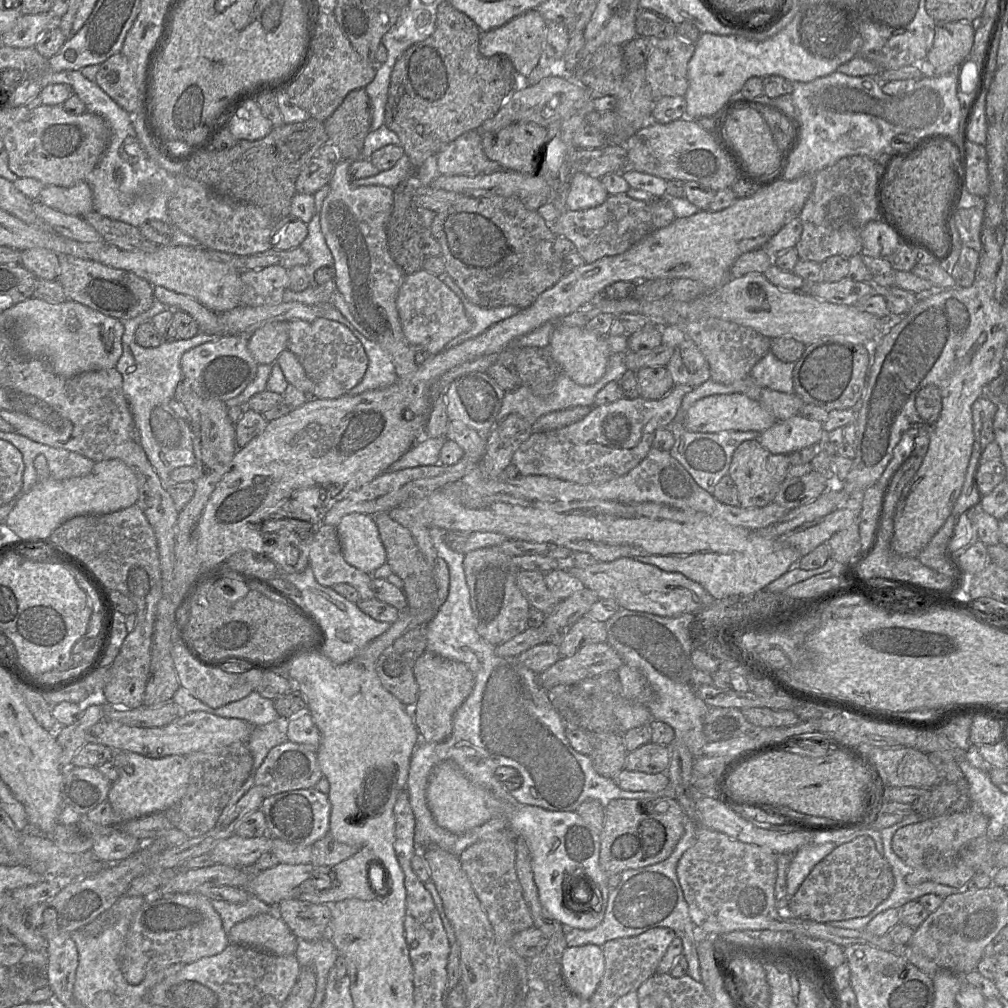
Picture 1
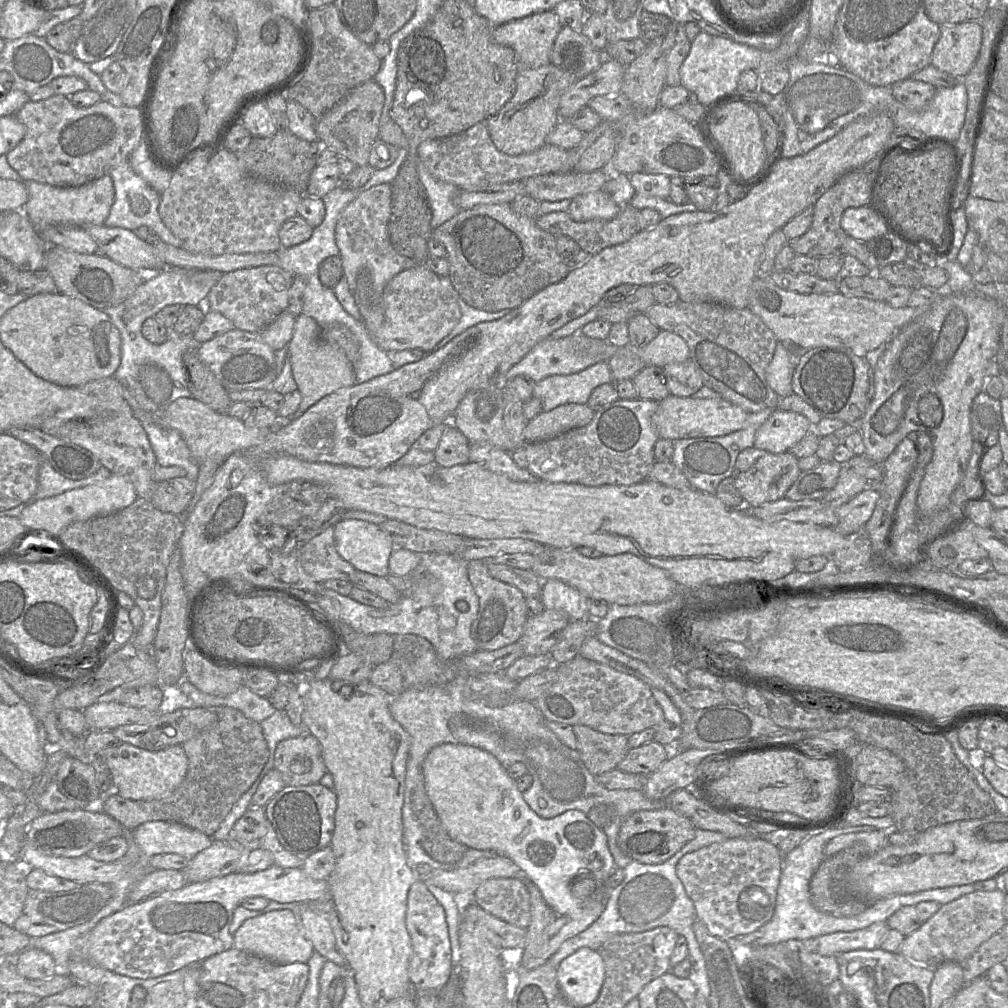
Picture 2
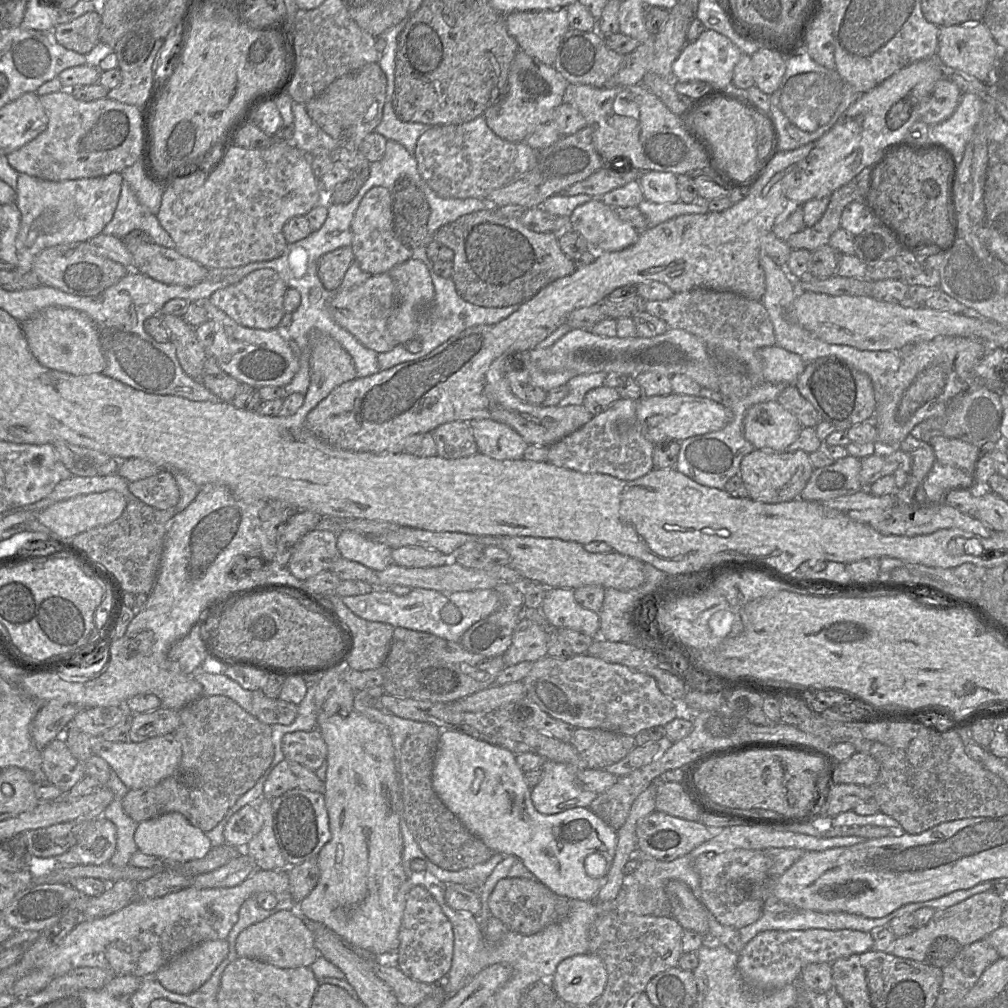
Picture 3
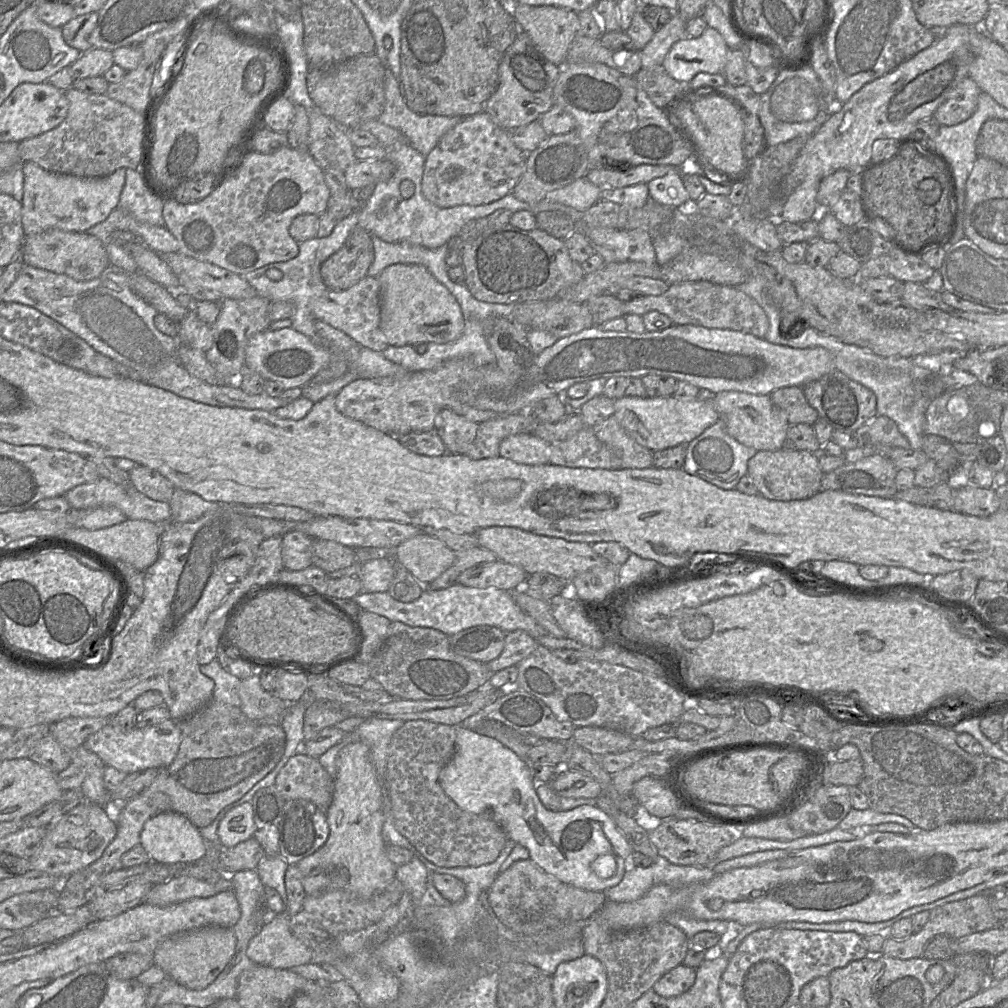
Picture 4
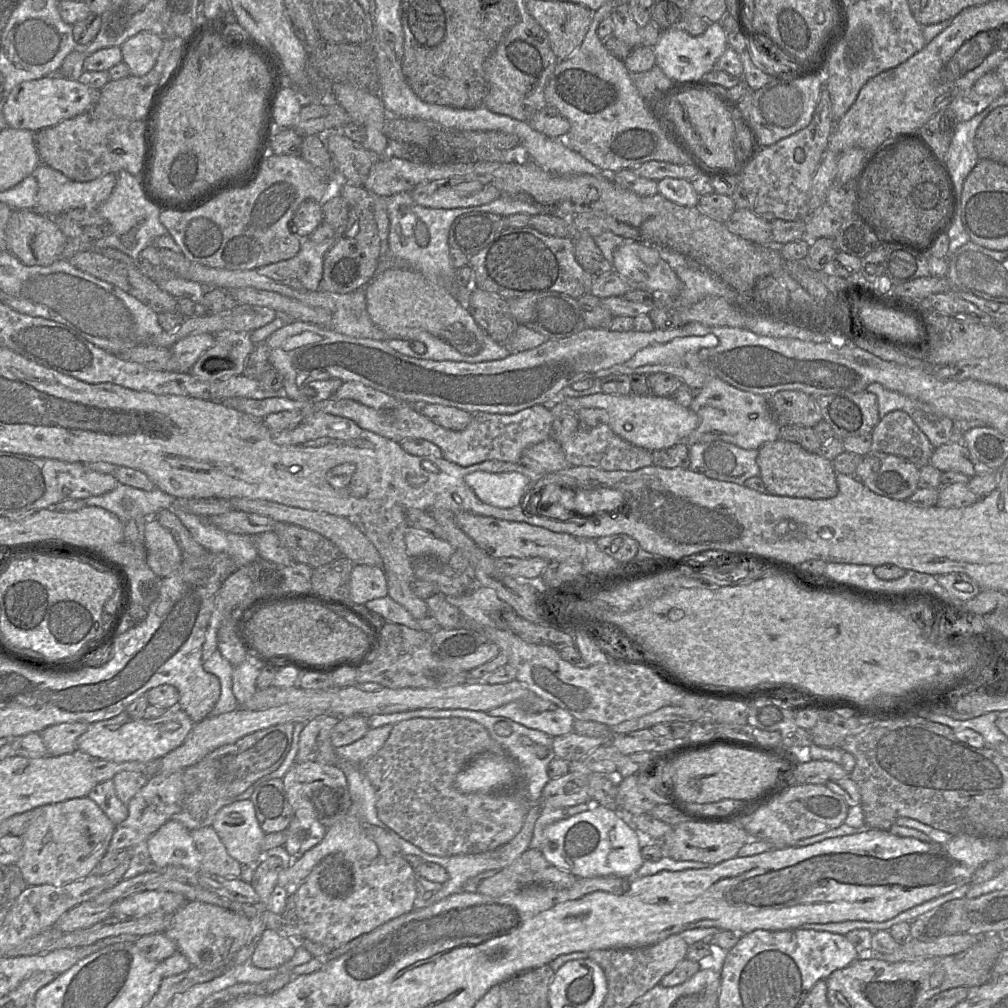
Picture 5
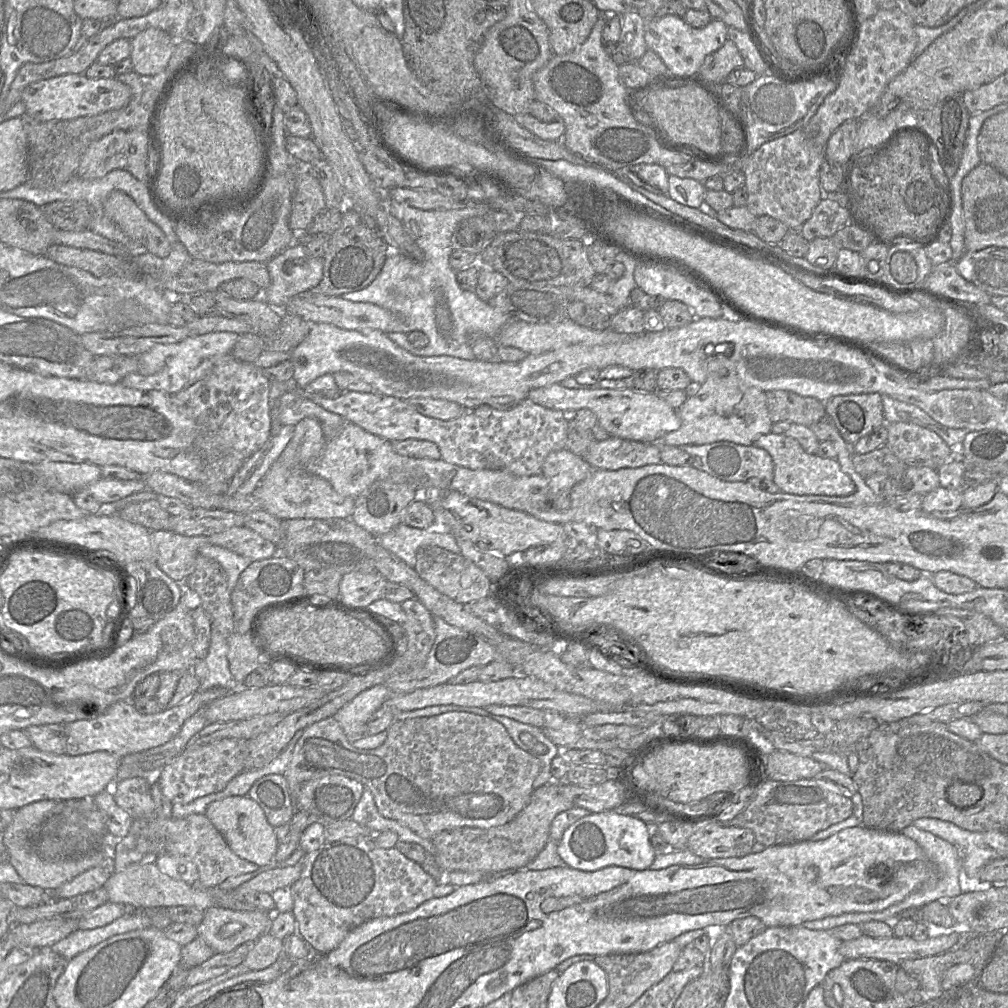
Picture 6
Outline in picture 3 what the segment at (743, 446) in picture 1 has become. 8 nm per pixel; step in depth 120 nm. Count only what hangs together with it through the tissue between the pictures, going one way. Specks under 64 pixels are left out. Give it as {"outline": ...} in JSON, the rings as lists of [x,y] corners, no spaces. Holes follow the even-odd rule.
{"outline":[[[755,448],[742,458],[739,475],[750,499],[767,504],[776,504],[798,498],[813,470],[814,467],[810,462],[809,454],[802,450],[776,452]]]}

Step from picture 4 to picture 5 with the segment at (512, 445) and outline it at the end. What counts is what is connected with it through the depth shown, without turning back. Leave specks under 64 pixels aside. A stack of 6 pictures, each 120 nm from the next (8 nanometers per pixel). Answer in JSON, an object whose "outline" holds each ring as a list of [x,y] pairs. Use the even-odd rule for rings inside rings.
{"outline":[[[551,437],[527,447],[522,452],[519,463],[541,474],[557,472],[572,466],[567,461],[561,444]]]}

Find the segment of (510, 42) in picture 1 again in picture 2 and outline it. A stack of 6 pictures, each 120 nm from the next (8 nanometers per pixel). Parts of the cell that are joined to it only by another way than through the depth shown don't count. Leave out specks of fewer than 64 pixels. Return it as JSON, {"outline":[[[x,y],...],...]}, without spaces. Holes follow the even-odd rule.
{"outline":[[[553,10],[542,11],[493,25],[491,39],[511,47],[521,67],[536,69],[550,63],[551,50],[561,27]]]}

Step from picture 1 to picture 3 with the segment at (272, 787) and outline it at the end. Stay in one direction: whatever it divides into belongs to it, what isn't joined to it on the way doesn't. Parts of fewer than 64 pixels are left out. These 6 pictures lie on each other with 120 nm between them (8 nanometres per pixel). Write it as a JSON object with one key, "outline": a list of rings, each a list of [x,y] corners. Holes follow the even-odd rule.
{"outline":[[[318,729],[287,733],[282,738],[285,759],[316,771],[327,758],[327,745]]]}

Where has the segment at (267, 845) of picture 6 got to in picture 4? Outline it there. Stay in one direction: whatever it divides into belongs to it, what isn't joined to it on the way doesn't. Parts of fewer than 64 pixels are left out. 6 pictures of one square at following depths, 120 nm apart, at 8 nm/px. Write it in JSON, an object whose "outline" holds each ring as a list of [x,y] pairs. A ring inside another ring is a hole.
{"outline":[[[250,802],[229,810],[218,825],[219,844],[222,847],[234,847],[253,837],[255,822]]]}

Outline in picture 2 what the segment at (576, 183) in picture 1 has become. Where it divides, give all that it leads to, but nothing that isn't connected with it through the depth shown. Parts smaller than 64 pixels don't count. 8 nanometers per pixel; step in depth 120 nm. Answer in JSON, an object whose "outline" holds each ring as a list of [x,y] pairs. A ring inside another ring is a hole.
{"outline":[[[599,190],[571,199],[568,213],[574,221],[585,222],[594,219],[611,220],[620,210],[620,205],[613,202],[603,190]]]}

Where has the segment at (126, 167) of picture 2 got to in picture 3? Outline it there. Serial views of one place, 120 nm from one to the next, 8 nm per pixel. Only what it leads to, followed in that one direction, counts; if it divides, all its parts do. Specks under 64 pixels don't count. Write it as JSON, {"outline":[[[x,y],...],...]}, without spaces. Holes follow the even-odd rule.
{"outline":[[[122,181],[120,195],[111,220],[101,234],[112,235],[122,239],[130,231],[139,229],[146,232],[151,242],[175,249],[175,243],[166,230],[162,228],[156,215],[142,206],[128,183]]]}

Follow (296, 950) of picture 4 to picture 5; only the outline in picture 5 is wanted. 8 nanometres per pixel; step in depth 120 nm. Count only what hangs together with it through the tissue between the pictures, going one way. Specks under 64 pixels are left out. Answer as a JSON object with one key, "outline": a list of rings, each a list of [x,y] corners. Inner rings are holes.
{"outline":[[[266,928],[251,961],[261,969],[278,968],[294,956],[297,947],[296,940]]]}

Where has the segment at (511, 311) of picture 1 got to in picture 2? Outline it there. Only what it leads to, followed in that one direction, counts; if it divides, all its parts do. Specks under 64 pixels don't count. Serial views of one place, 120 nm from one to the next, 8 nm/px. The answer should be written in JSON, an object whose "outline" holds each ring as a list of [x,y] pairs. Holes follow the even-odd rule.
{"outline":[[[448,275],[439,276],[439,278],[442,285],[448,291],[450,291],[452,296],[457,300],[461,309],[461,319],[459,323],[450,332],[450,334],[447,335],[444,339],[442,339],[431,352],[441,349],[447,343],[449,343],[454,337],[458,336],[468,328],[477,325],[481,322],[488,322],[500,319],[511,311],[511,309],[504,309],[497,312],[488,312],[474,308],[470,306],[468,303],[466,303],[465,300],[461,297],[461,295],[453,286],[453,283]]]}

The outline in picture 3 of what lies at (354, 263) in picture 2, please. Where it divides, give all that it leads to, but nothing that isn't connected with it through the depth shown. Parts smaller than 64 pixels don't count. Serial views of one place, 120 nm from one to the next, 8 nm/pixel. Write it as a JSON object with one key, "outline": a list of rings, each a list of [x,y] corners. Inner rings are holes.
{"outline":[[[373,187],[364,195],[351,222],[351,231],[355,261],[371,276],[385,273],[413,258],[413,249],[402,243],[394,233],[391,192],[386,187]]]}

